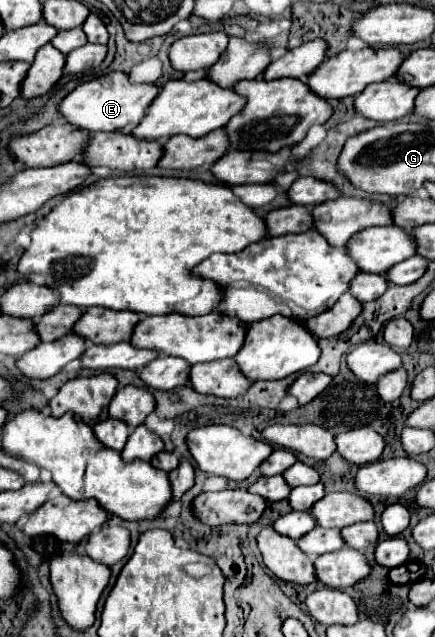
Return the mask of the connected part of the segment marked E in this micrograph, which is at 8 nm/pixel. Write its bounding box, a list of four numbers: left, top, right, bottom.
[57,71,159,133]

